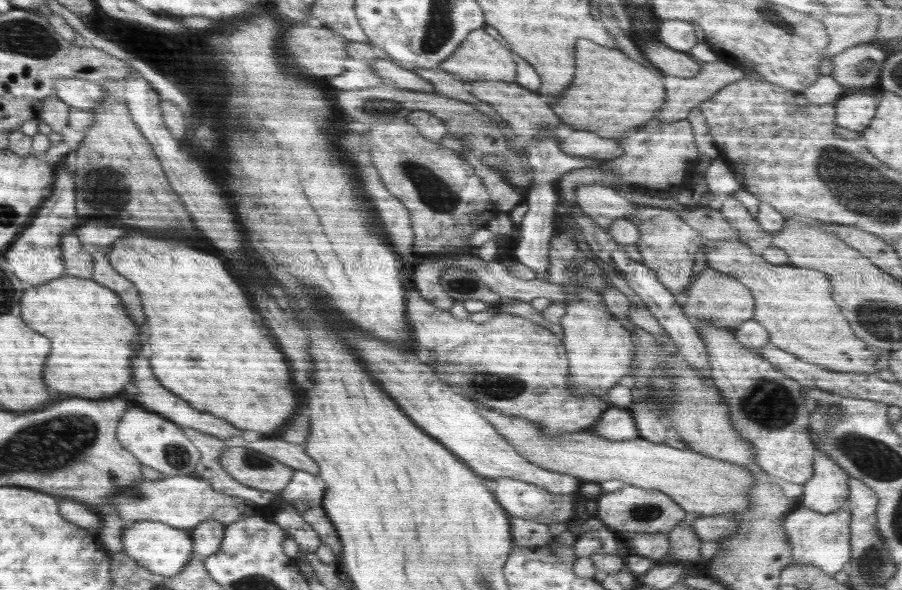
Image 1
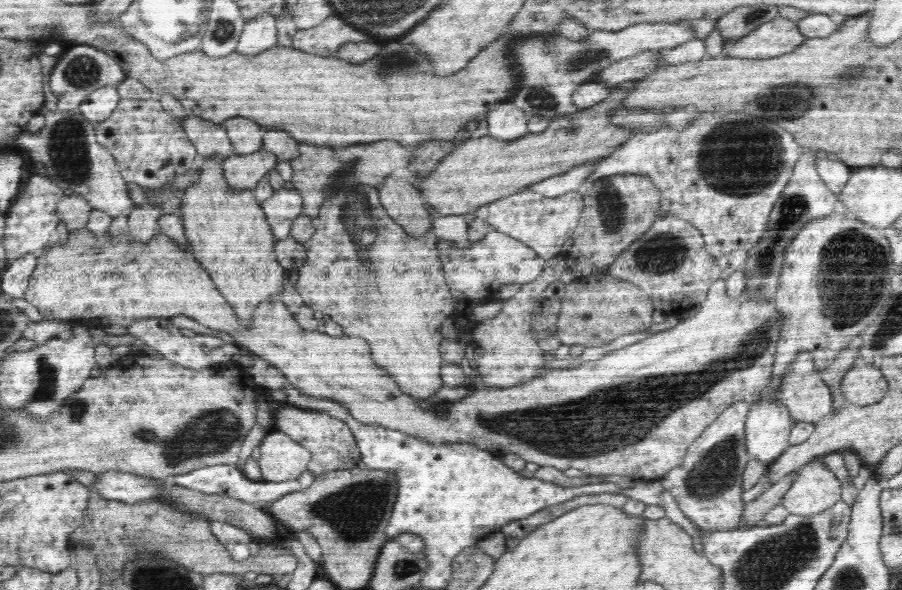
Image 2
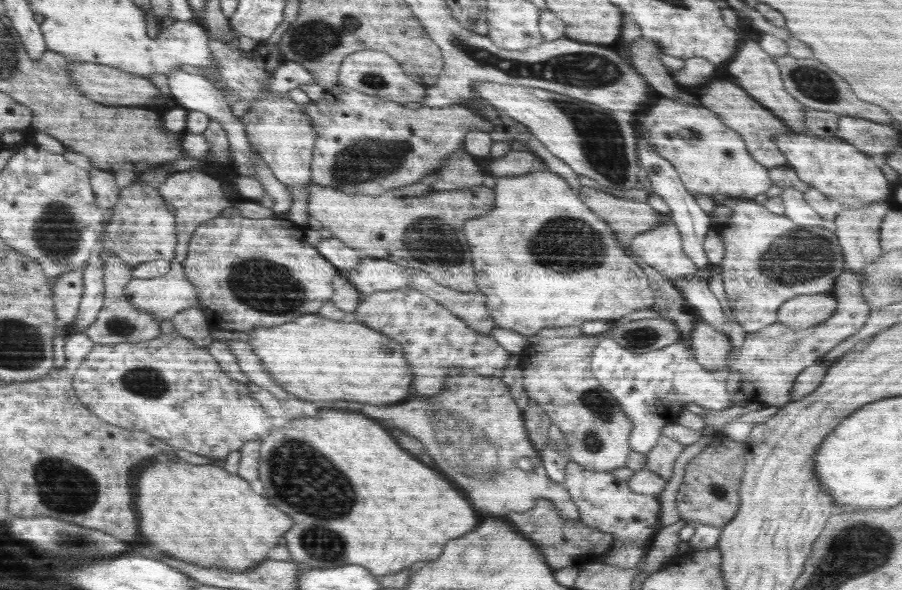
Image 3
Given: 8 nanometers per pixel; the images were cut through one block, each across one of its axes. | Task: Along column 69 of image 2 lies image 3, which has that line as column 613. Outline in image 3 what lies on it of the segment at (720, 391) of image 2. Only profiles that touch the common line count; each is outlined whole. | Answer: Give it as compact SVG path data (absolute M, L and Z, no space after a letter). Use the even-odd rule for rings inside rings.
M547 167L496 179L494 209L466 221L464 235L471 252L477 291L485 297L489 315L500 329L530 338L542 328L580 327L586 320L616 321L654 305L646 274L624 253L610 226L596 217L566 179Z

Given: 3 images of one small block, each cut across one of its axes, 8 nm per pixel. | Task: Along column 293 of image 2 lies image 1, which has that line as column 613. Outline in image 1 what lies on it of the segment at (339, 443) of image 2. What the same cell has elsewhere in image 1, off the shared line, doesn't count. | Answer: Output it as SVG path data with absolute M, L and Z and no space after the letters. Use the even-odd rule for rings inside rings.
M611 406L601 414L598 422L594 422L594 426L588 431L612 440L634 439L639 436L630 409Z

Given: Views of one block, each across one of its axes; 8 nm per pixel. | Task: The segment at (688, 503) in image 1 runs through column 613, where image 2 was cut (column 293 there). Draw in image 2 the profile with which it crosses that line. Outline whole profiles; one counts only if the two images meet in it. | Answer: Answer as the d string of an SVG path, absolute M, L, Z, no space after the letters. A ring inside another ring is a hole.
M272 429L259 444L258 464L263 480L284 482L296 480L308 470L311 452L286 433Z

